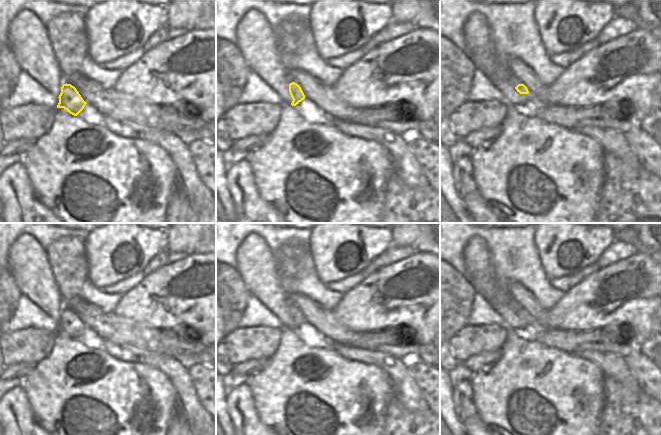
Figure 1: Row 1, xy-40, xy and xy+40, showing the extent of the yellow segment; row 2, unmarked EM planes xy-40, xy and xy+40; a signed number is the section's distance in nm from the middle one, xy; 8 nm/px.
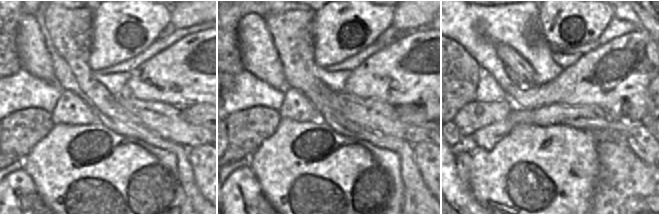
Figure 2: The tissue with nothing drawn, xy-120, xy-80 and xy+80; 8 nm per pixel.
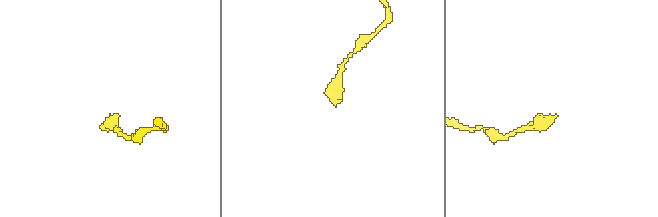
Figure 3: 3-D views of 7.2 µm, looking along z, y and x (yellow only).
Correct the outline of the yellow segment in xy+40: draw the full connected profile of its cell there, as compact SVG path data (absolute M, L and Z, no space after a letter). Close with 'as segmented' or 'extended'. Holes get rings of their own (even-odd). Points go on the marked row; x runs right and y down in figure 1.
M509 71L509 81L508 81L520 94L528 94L529 91L527 87L521 83L519 78Z | extended

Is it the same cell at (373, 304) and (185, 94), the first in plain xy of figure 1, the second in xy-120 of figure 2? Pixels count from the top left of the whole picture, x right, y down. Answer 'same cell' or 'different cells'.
same cell

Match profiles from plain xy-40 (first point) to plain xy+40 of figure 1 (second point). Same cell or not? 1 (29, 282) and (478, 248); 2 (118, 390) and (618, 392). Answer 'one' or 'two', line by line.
1: one
2: two

